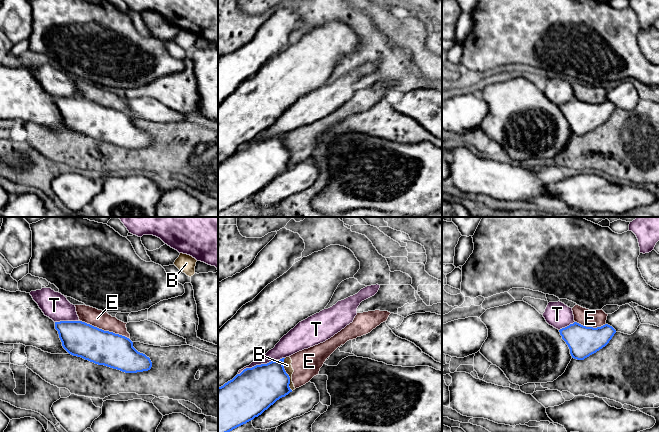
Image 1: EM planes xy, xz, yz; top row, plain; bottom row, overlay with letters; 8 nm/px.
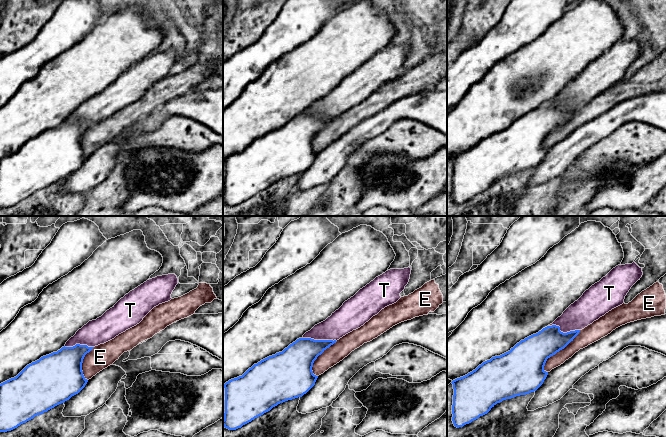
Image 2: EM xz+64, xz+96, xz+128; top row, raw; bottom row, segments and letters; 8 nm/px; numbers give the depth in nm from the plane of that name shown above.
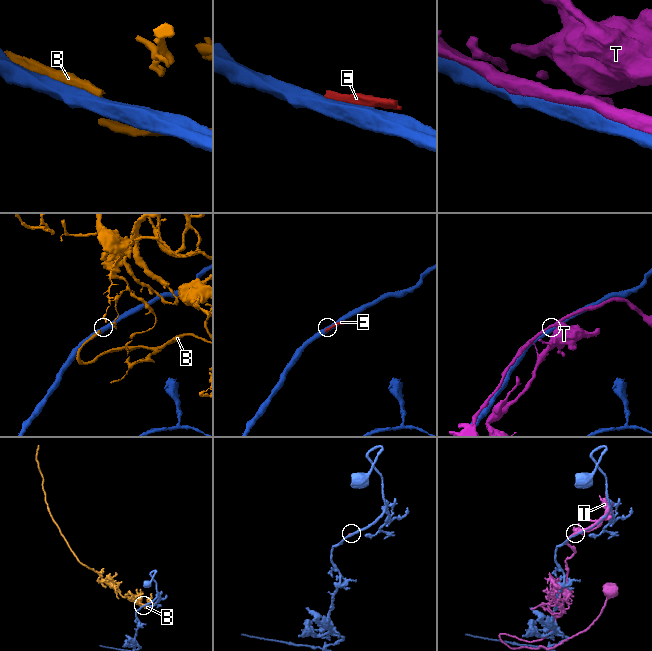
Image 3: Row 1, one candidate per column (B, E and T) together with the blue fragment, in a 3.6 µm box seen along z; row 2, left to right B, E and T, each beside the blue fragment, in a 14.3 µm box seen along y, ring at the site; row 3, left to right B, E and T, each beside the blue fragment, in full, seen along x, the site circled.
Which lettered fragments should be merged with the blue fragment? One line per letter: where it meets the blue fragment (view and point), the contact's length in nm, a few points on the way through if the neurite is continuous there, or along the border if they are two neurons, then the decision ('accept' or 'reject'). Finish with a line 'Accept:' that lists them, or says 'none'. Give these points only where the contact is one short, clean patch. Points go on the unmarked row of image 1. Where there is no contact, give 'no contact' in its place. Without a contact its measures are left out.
B: xz (287, 150) | 280 nm | reject
E: xy (103, 106) | 420 nm | reject
T: xz (261, 140) | 400 nm | reject
Accept: none

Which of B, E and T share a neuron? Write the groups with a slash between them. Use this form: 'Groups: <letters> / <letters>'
Groups: B E / T

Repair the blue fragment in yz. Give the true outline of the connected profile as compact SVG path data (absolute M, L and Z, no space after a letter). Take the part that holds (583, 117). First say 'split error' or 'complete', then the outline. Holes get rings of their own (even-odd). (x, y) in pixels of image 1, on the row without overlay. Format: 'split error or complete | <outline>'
complete | M574 98L559 108L568 121L572 134L584 136L605 123L616 106L608 100L593 104Z

